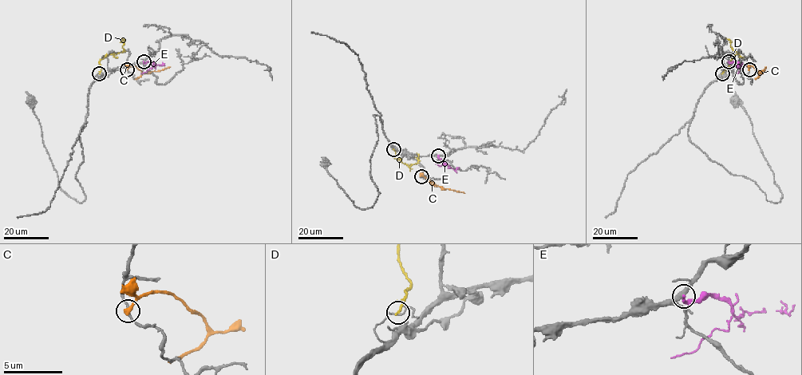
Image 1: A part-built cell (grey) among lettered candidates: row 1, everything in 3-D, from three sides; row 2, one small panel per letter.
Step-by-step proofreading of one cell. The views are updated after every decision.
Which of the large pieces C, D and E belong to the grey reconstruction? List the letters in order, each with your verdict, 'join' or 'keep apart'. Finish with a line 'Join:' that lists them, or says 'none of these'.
C: keep apart
D: keep apart
E: keep apart
Join: none of these

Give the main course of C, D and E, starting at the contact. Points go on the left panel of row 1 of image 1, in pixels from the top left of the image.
C: (127, 69), (135, 66), (143, 73), (148, 73), (170, 67)
D: (99, 73), (100, 61), (110, 53), (124, 51), (124, 39), (121, 37)
E: (144, 62), (149, 61), (153, 65), (141, 73)

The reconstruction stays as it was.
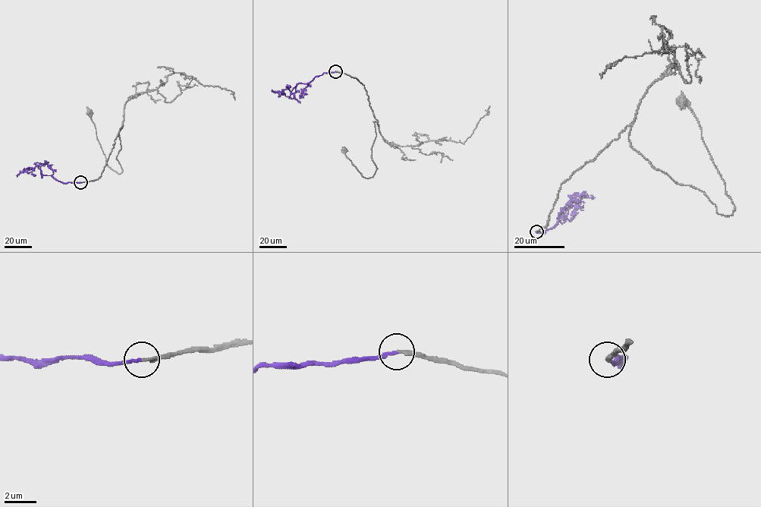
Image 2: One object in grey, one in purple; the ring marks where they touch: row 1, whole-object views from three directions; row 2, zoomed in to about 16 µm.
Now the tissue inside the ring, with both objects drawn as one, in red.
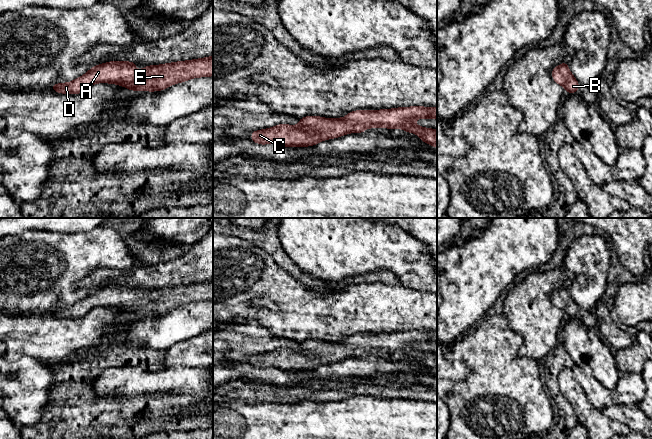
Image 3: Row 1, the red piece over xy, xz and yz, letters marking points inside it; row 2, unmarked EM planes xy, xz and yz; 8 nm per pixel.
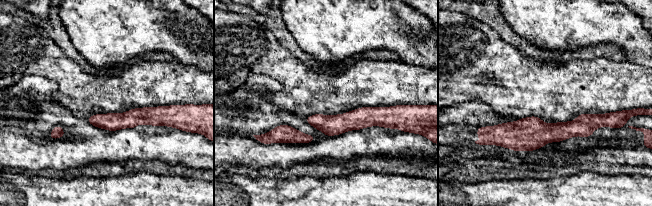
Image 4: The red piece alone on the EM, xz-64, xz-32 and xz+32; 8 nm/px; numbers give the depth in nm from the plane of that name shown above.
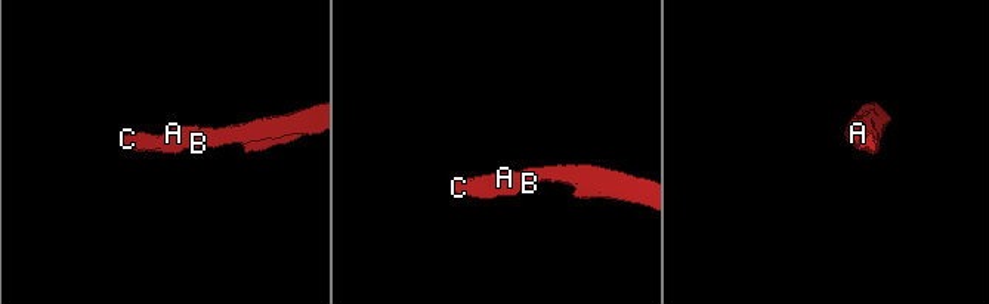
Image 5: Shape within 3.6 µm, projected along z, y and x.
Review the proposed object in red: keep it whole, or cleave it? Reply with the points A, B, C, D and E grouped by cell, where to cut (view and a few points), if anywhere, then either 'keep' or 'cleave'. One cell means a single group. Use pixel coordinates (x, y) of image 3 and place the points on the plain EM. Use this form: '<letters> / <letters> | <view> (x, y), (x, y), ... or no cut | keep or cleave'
A B C D E | no cut | keep

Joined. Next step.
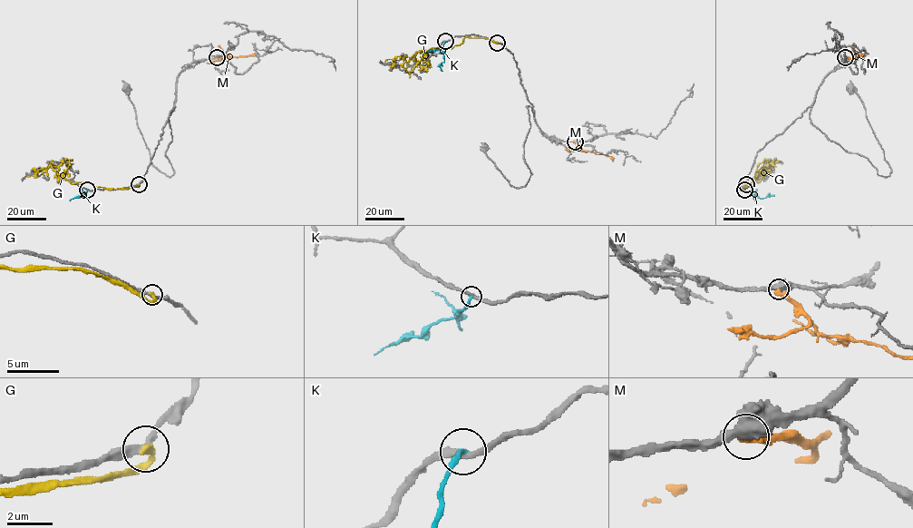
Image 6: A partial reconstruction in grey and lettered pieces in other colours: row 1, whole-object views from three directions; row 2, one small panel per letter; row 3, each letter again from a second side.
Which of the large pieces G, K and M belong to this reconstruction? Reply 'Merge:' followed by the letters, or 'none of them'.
Merge: none of them

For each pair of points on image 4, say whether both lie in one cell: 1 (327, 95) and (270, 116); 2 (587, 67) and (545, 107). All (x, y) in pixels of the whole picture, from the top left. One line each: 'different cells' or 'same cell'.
1: different cells
2: same cell

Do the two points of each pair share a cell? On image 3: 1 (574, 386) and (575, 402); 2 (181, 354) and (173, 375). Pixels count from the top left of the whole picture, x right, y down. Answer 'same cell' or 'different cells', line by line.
1: same cell
2: different cells

